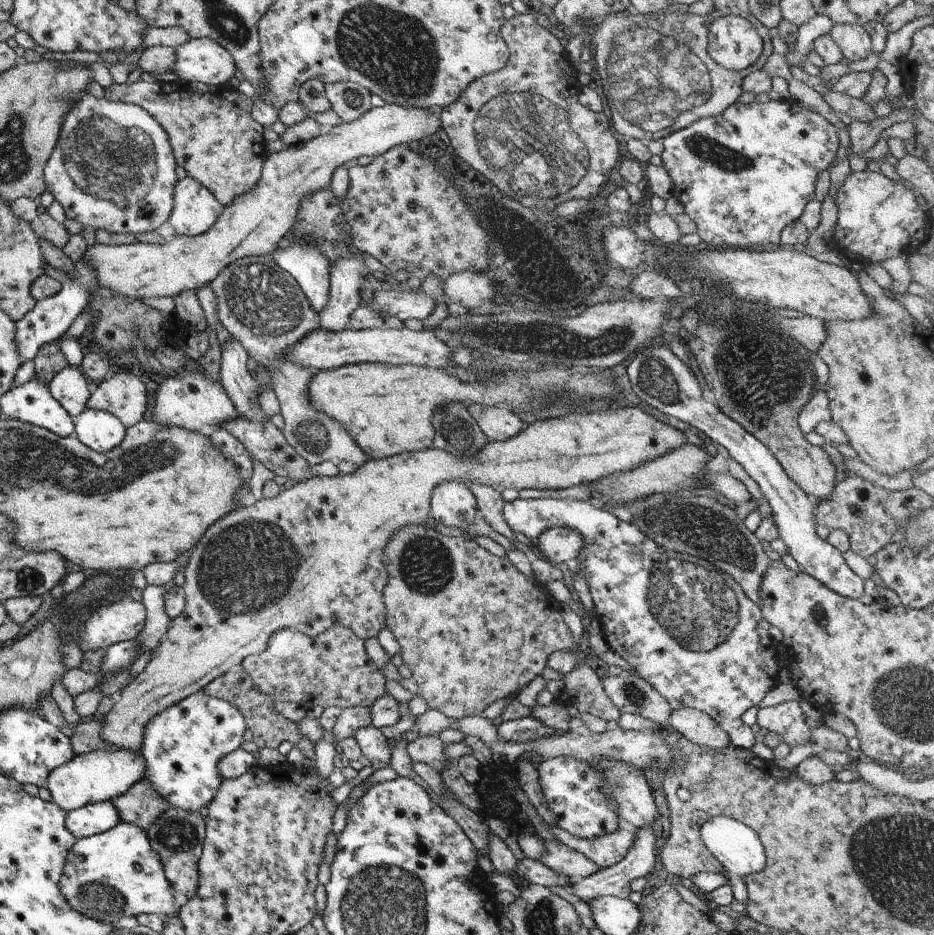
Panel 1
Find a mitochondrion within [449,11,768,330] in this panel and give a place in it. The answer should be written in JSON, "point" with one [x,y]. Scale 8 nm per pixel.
{"point":[562,158]}

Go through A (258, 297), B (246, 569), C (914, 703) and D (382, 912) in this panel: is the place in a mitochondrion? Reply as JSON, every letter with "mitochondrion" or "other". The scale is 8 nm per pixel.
{"A":"mitochondrion","B":"mitochondrion","C":"mitochondrion","D":"mitochondrion"}

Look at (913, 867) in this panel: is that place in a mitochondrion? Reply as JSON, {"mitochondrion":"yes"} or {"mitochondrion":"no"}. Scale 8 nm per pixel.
{"mitochondrion":"yes"}

